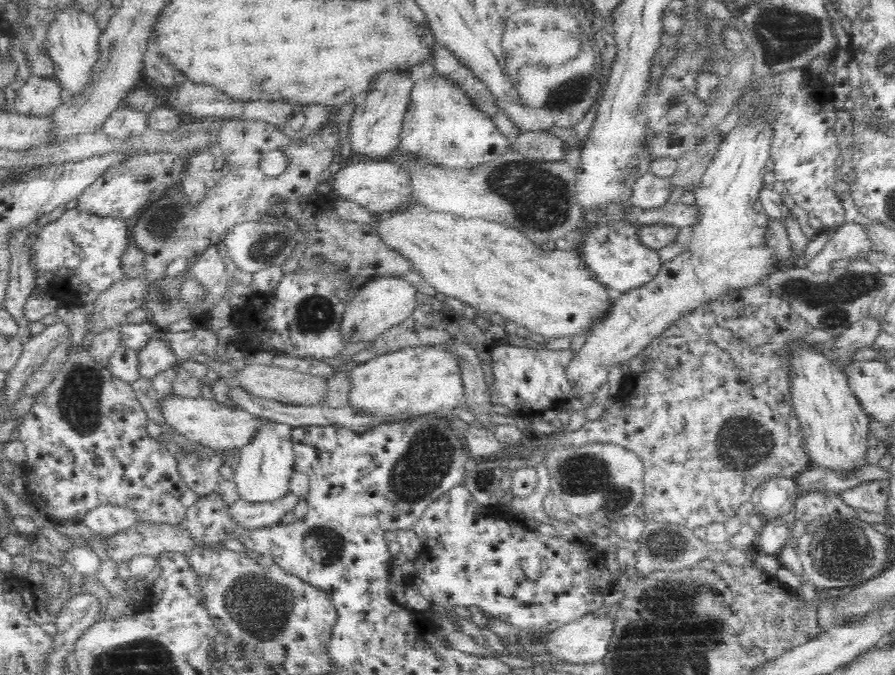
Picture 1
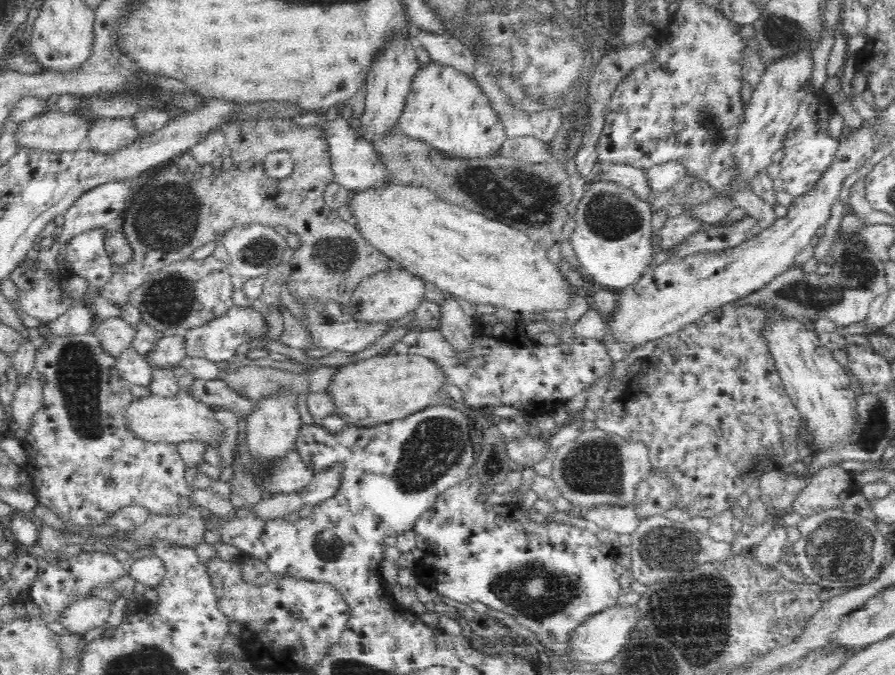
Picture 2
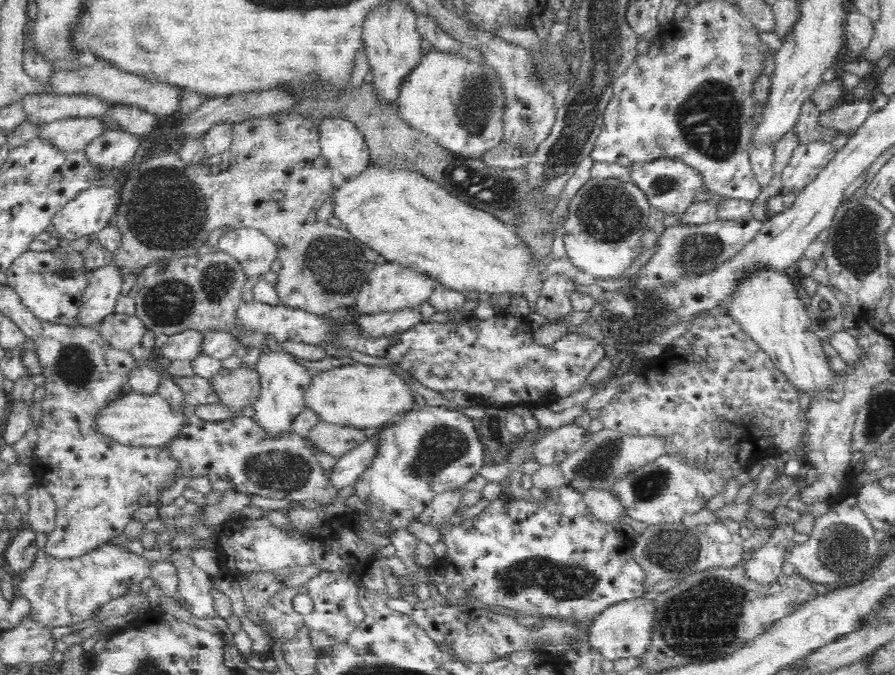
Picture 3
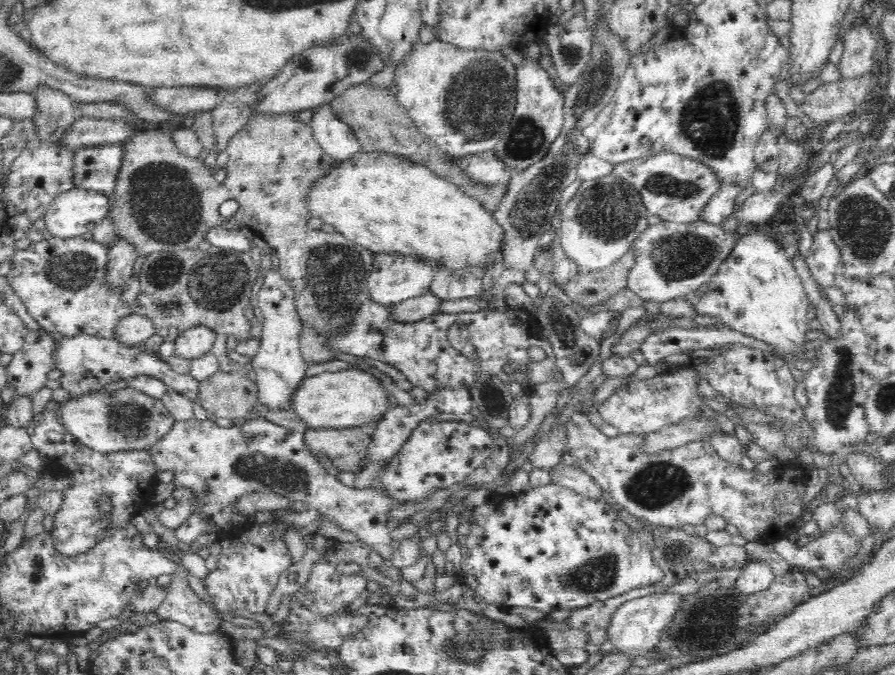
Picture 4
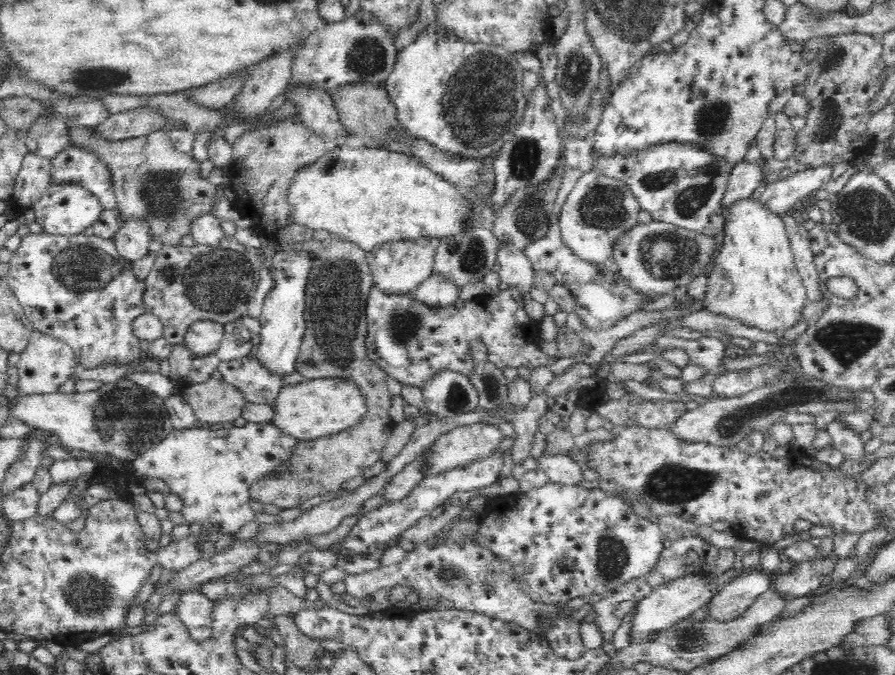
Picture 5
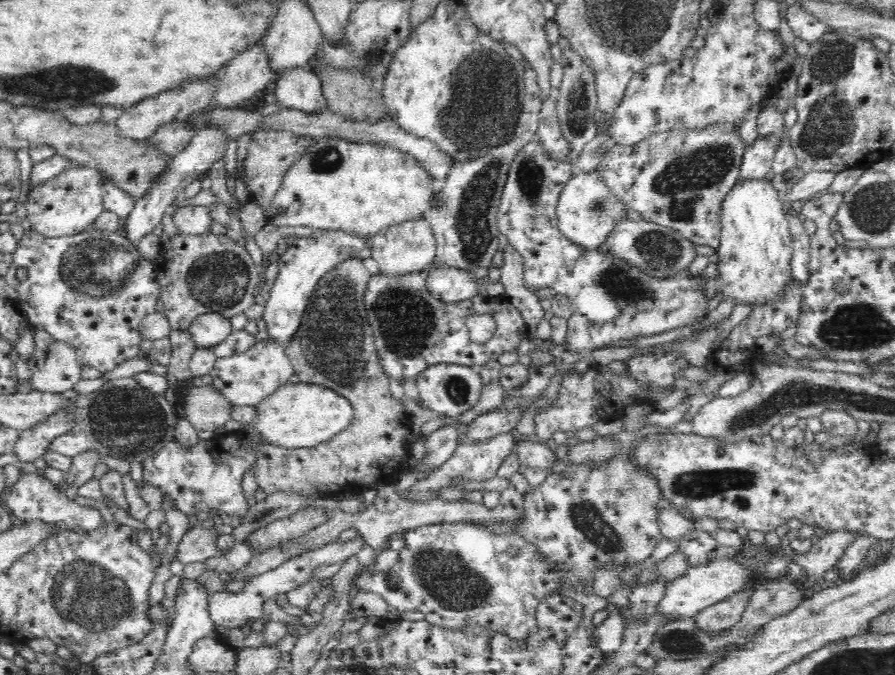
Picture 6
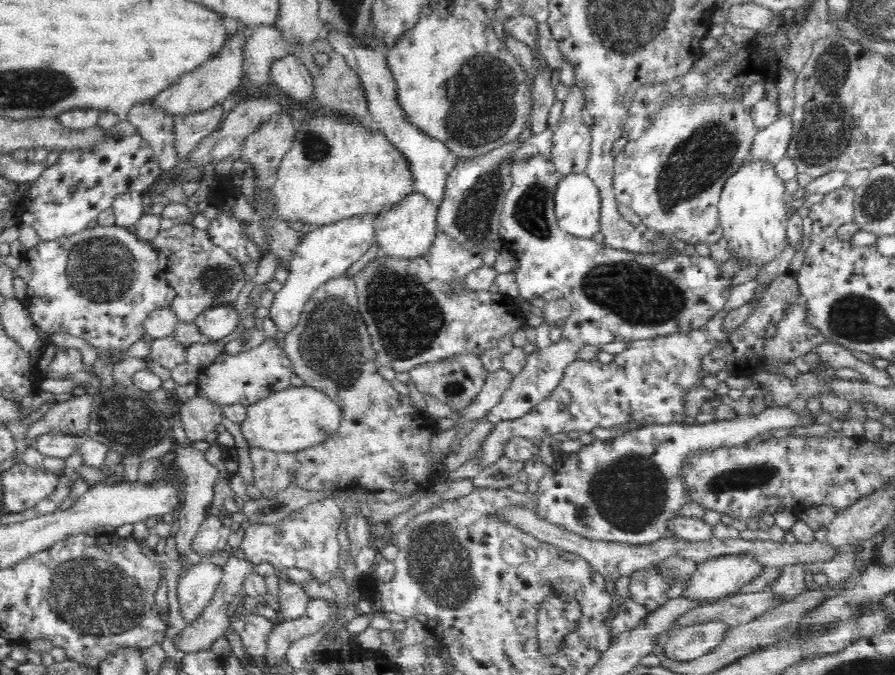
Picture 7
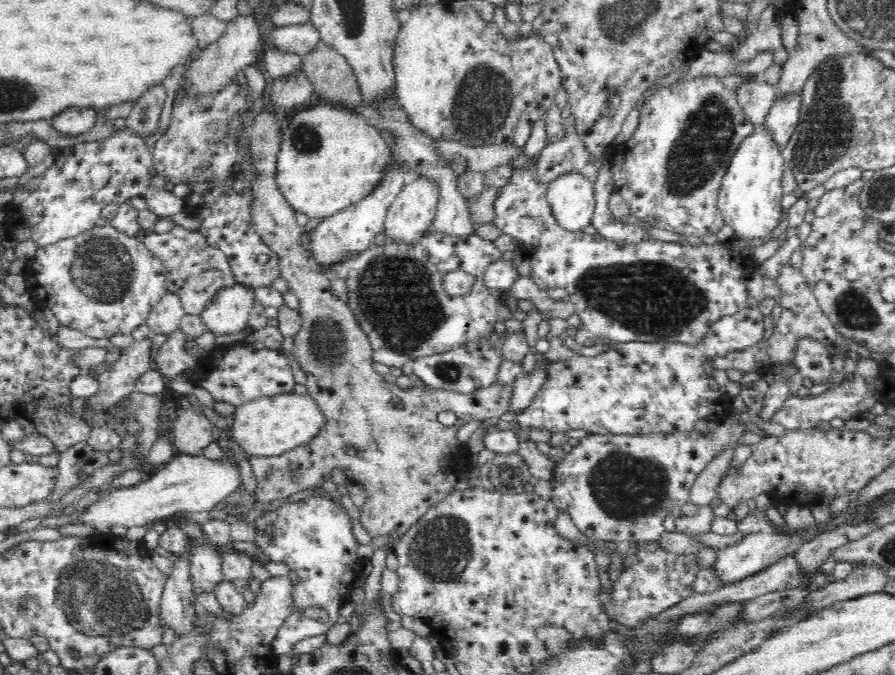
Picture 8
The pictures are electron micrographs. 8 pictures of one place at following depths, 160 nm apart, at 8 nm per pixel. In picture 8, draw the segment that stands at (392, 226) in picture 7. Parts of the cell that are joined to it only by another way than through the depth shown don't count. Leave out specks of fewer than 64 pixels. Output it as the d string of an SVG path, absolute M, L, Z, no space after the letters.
M423 176L416 178L410 184L404 185L403 190L387 211L383 233L388 242L418 244L425 238L434 223L438 204L438 189L435 183Z

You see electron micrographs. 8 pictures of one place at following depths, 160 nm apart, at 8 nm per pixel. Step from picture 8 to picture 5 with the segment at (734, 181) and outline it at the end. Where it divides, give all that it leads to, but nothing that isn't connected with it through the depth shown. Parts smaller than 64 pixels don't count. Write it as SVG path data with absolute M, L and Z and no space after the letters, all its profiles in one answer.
M756 199L736 202L726 219L724 242L719 249L708 274L703 308L783 338L802 318L807 290L797 272L782 218L766 211Z

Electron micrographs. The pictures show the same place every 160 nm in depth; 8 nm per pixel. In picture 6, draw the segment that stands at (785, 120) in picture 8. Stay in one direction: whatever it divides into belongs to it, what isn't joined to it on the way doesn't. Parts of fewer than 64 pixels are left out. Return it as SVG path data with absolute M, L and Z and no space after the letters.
M776 134L776 136L768 136L768 138L758 137L746 147L741 158L737 182L758 180L770 172L780 135Z

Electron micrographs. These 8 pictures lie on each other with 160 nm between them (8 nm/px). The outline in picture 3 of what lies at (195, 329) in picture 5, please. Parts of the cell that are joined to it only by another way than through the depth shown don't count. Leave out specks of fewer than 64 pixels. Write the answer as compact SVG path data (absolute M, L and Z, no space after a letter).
M186 330L171 335L162 348L156 349L161 359L167 363L173 360L193 361L202 348L202 332Z

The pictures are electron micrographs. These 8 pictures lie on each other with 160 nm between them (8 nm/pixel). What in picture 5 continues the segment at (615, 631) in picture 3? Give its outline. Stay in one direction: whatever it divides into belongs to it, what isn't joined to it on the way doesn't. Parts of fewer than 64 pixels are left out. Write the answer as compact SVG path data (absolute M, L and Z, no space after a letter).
M690 574L684 578L671 580L651 590L650 594L635 603L631 614L630 643L644 644L646 639L652 638L658 631L665 631L666 628L673 627L677 622L686 619L696 610L708 604L714 596L713 583L708 577L708 575Z

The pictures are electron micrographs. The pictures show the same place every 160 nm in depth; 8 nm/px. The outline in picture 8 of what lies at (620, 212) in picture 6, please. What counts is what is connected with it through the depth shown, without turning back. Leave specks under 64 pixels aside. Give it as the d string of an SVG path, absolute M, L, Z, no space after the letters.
M566 173L550 182L547 193L558 225L570 232L582 232L592 225L595 214L595 185L580 173Z

